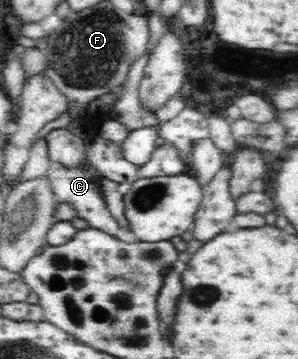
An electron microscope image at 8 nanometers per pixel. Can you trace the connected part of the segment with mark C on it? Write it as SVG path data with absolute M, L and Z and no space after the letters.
M86 158L82 162L82 166L80 164L65 166L61 162L54 162L48 168L46 174L52 191L56 195L56 200L61 203L61 207L72 208L75 211L76 218L86 221L86 224L92 228L106 231L122 242L134 243L138 241L134 233L128 228L122 228L110 213L106 195L102 194L104 192L102 191L102 180L105 178L93 164L86 164Z

